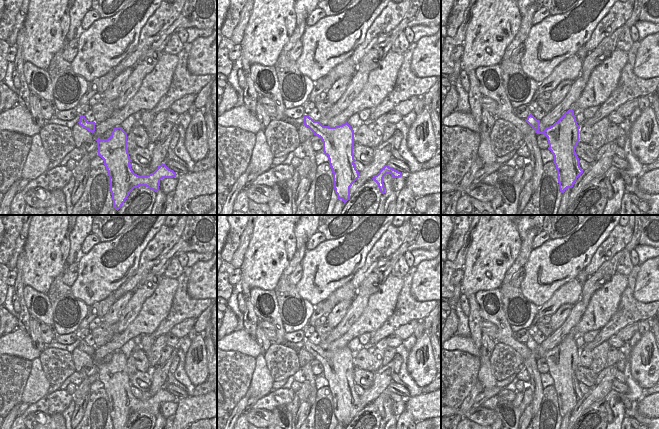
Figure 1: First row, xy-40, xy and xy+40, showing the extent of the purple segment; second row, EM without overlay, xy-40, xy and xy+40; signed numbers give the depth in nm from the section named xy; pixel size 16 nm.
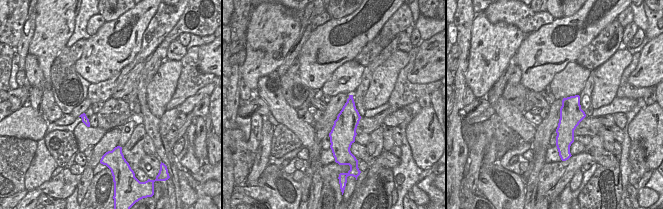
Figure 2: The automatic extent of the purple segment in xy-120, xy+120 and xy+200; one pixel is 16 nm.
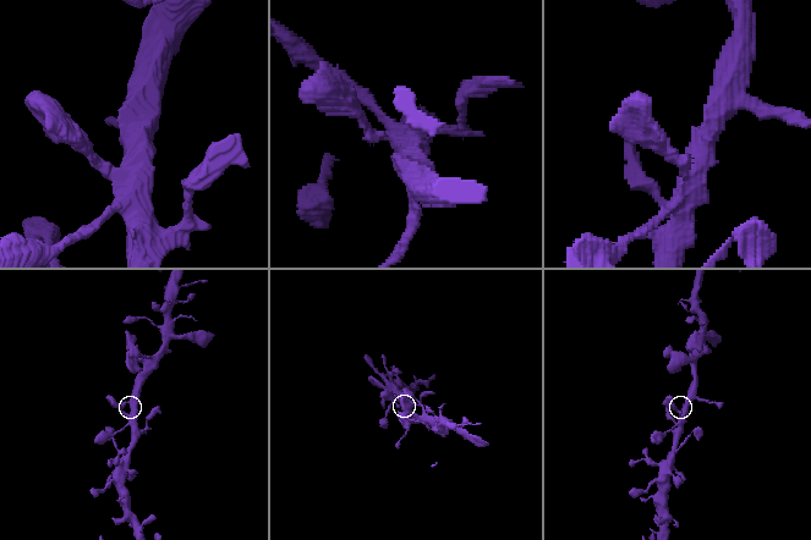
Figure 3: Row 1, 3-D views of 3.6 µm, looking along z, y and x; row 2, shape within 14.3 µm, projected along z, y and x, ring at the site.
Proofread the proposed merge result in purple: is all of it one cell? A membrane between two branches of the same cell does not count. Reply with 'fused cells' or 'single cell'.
single cell

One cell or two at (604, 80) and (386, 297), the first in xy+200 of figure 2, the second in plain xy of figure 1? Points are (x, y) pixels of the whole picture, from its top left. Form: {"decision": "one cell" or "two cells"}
{"decision": "one cell"}

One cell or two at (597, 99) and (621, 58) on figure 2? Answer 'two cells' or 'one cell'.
one cell

